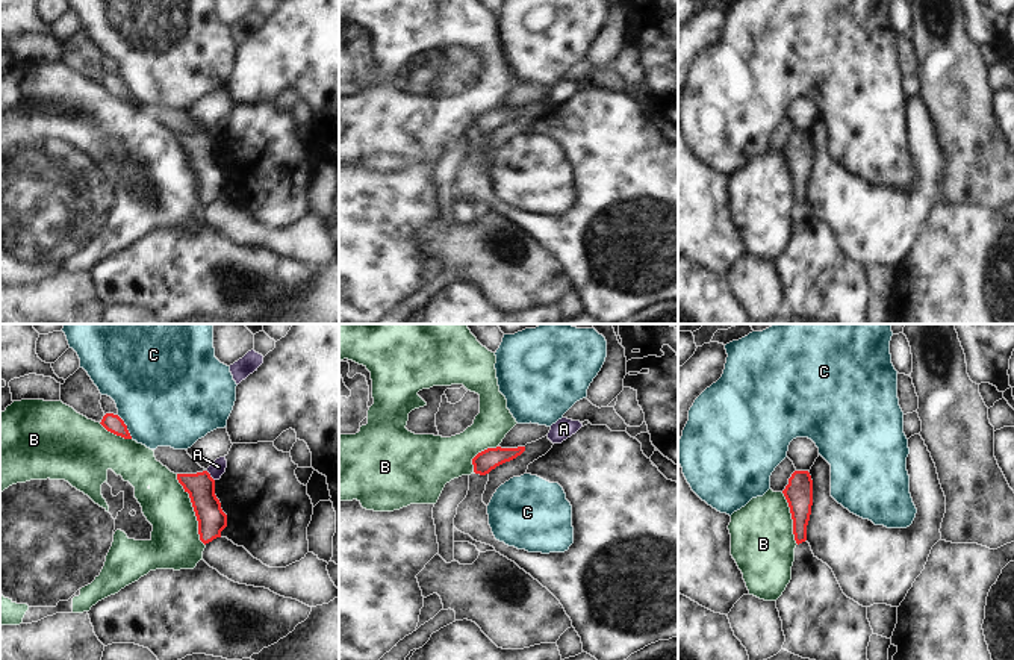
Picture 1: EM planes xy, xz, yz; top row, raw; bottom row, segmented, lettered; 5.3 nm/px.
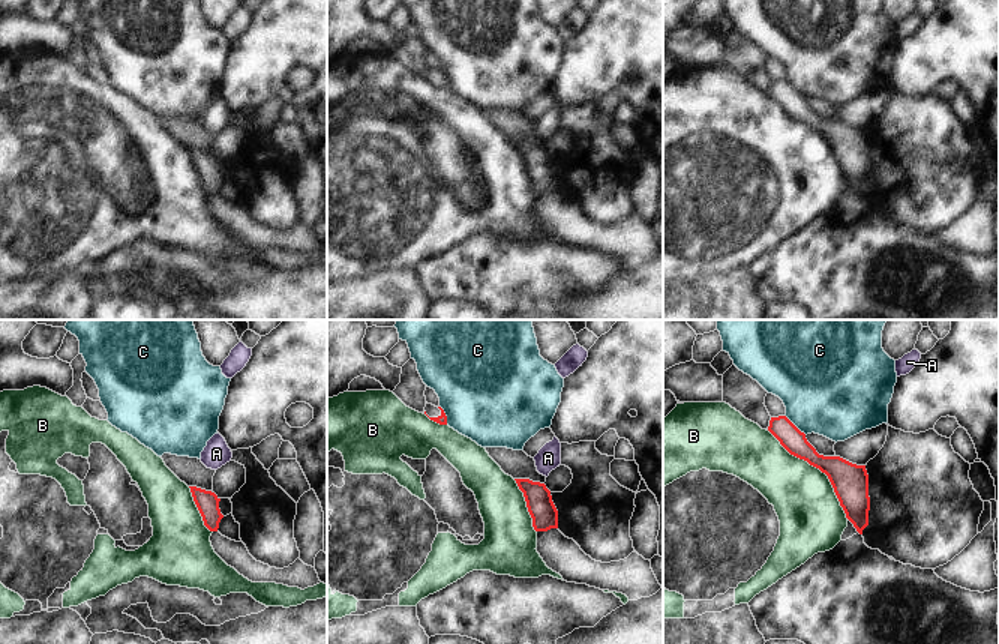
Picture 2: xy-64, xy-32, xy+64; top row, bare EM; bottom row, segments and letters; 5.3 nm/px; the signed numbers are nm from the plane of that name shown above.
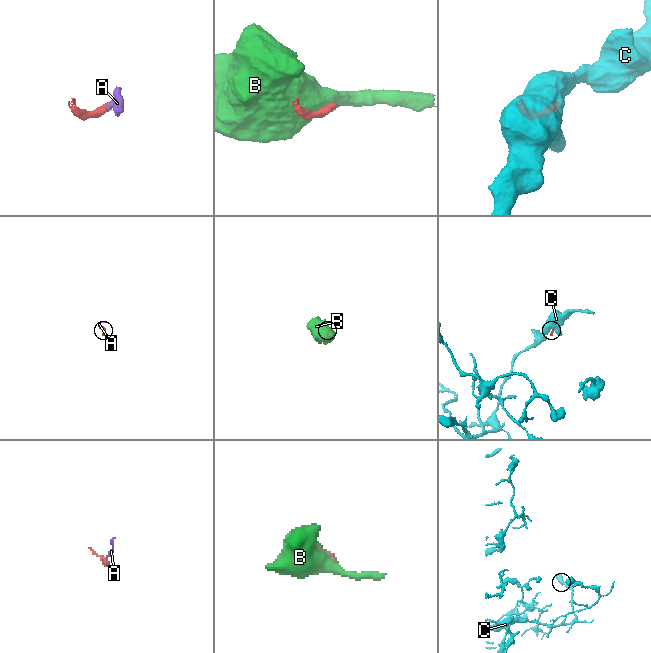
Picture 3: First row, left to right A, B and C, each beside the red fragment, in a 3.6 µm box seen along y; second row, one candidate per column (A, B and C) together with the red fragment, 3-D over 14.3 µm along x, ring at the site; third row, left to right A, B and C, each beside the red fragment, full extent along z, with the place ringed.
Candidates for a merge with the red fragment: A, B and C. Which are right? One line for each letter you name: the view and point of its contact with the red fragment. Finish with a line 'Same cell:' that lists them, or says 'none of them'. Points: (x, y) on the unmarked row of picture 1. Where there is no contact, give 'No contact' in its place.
Same cell: none of them

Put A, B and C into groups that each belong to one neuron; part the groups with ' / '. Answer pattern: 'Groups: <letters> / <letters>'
Groups: A / B / C

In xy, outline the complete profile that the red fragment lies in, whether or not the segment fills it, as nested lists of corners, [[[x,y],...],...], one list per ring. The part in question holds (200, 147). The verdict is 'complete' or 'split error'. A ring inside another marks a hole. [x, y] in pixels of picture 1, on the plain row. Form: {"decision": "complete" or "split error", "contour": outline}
{"decision": "complete", "contour": [[[207,132],[197,135],[177,135],[179,144],[189,154],[197,182],[200,201],[206,206],[227,188],[227,176],[215,156],[215,141]]]}

